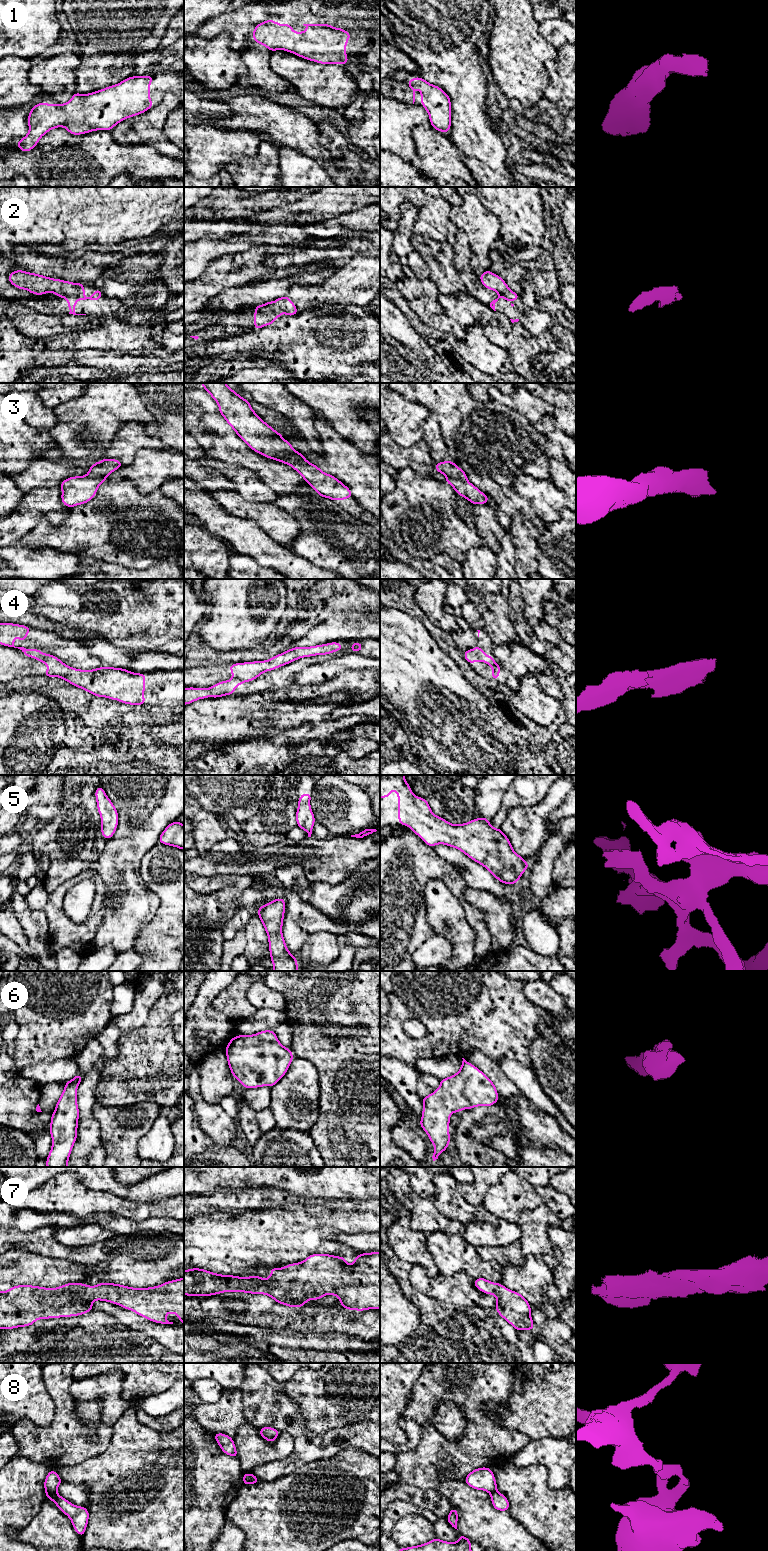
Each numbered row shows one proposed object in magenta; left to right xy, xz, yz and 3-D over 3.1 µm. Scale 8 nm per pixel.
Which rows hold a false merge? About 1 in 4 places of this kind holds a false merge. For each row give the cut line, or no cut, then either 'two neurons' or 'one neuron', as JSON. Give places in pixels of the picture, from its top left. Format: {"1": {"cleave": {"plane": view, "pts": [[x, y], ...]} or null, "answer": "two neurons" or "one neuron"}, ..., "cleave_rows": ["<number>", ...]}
{"1": {"cleave": null, "answer": "one neuron"}, "2": {"cleave": null, "answer": "one neuron"}, "3": {"cleave": null, "answer": "one neuron"}, "4": {"cleave": {"plane": "yz", "pts": [[473, 649], [477, 651], [480, 659]]}, "answer": "two neurons"}, "5": {"cleave": null, "answer": "one neuron"}, "6": {"cleave": null, "answer": "one neuron"}, "7": {"cleave": null, "answer": "one neuron"}, "8": {"cleave": {"plane": "xy", "pts": [[55, 1491], [46, 1493]]}, "answer": "two neurons"}, "cleave_rows": ["4", "8"]}

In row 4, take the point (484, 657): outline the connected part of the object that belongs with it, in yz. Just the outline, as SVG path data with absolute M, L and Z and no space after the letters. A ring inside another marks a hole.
M478 644L474 650L477 650L479 653L480 660L490 666L493 666L495 664L494 659L495 656L493 655L492 657L489 657L486 652L480 649L480 645Z

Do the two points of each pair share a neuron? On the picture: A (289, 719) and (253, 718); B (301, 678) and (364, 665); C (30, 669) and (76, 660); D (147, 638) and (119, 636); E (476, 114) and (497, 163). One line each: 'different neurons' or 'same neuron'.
A: same neuron
B: same neuron
C: different neurons
D: same neuron
E: same neuron

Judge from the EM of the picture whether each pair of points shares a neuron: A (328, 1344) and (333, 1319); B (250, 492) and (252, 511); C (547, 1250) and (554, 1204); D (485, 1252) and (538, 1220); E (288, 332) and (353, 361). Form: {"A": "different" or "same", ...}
{"A": "different", "B": "different", "C": "different", "D": "same", "E": "same"}

